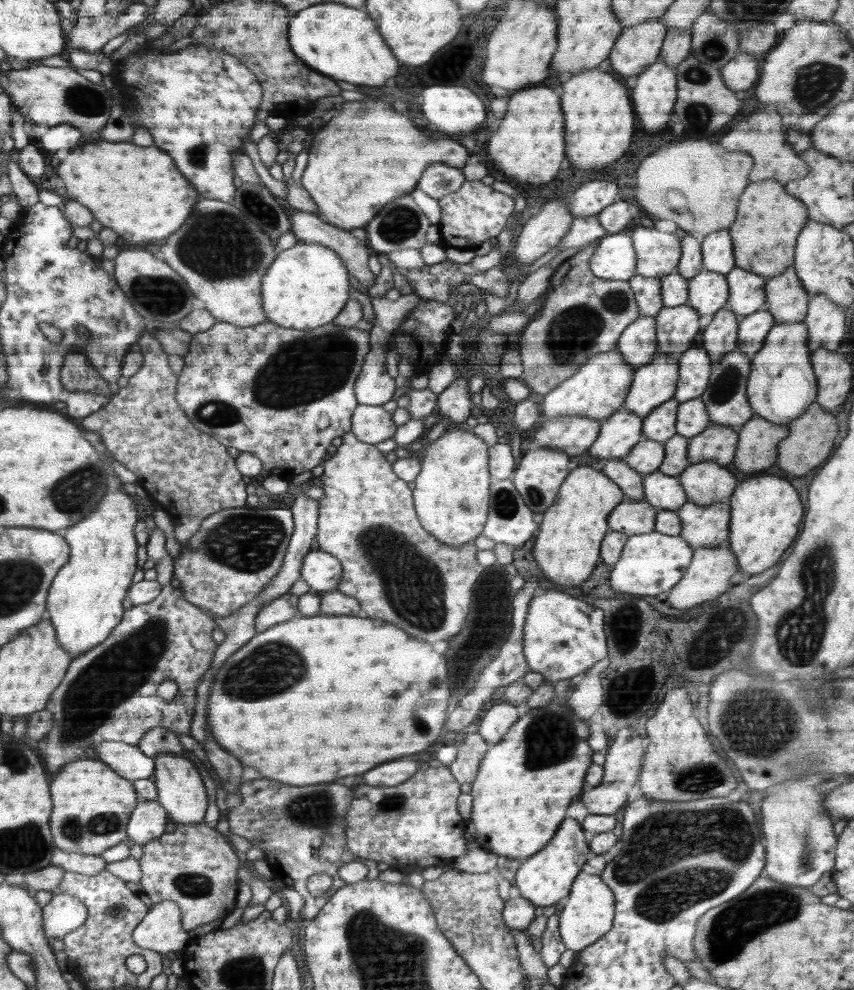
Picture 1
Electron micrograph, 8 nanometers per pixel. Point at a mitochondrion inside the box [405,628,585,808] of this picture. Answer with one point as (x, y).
(557, 723)

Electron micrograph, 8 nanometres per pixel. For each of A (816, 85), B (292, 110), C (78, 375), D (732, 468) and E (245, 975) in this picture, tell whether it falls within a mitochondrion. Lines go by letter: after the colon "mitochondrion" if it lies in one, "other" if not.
A: mitochondrion
B: other
C: mitochondrion
D: other
E: mitochondrion

